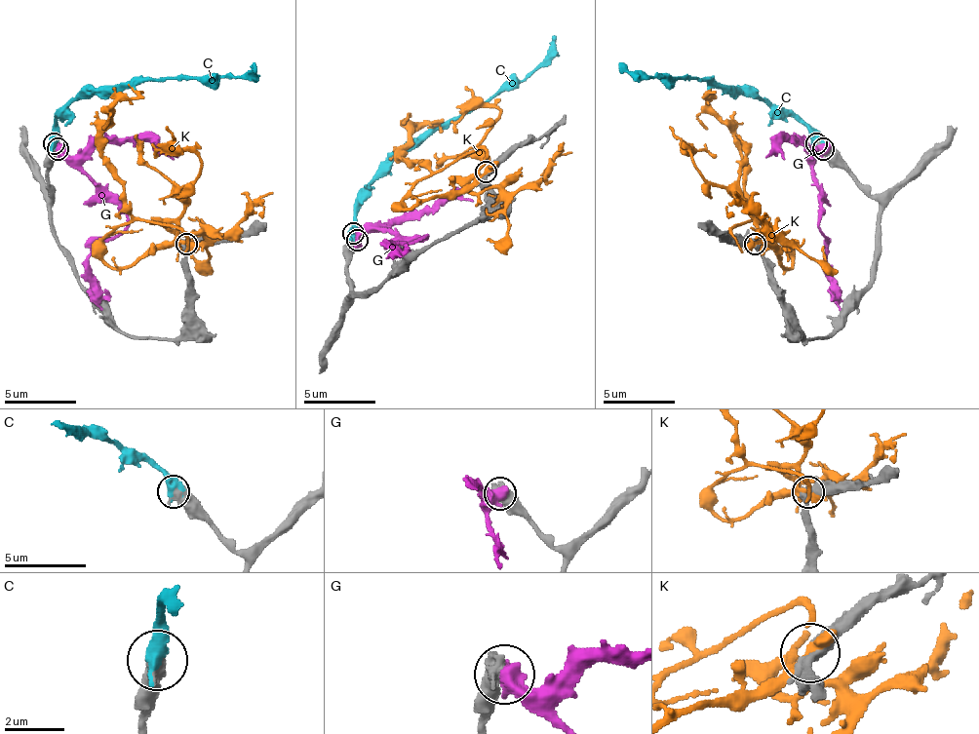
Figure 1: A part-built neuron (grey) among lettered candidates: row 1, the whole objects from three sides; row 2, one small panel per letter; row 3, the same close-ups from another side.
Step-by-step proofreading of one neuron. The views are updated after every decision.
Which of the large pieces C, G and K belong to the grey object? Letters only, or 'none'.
C

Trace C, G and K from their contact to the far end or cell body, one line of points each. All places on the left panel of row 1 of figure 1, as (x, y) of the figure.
C: (55, 142), (55, 121), (76, 99), (101, 96), (140, 82), (241, 78), (255, 63)
G: (58, 149), (80, 168), (127, 217), (116, 236), (87, 260), (87, 279), (101, 311)
K: (187, 243), (163, 243), (123, 268), (101, 257), (101, 243), (130, 214), (101, 128), (116, 106), (144, 93)

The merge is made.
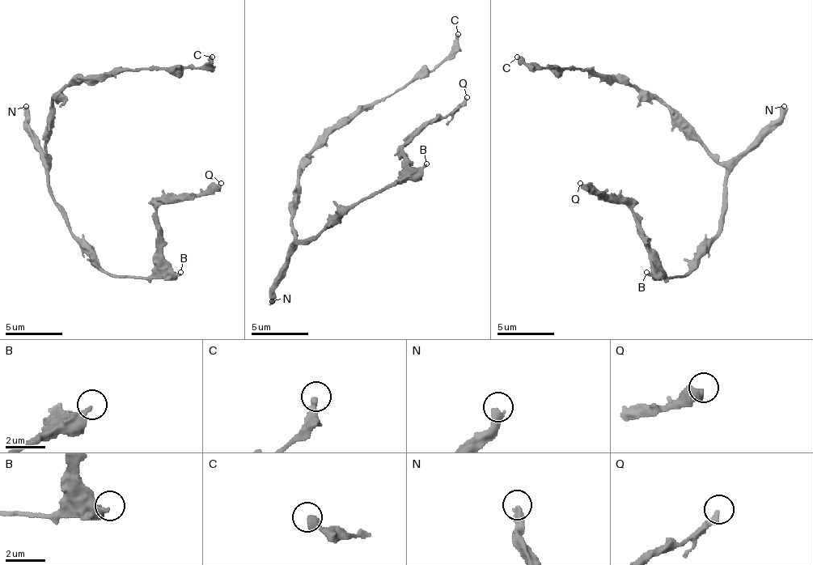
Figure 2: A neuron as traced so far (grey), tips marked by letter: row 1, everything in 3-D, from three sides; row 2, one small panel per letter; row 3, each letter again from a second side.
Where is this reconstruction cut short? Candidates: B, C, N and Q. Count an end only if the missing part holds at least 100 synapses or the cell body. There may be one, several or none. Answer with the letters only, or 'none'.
N

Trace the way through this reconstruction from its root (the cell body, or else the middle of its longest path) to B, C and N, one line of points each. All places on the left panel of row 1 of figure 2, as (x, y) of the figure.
B: (48, 180), (48, 194), (65, 220), (72, 238), (106, 272), (134, 278), (175, 278), (180, 272)
C: (48, 180), (46, 117), (52, 103), (69, 86), (95, 82), (120, 71), (141, 69), (201, 69), (212, 57)
N: (48, 180), (48, 160), (43, 155), (37, 134), (28, 125), (28, 108), (26, 106)

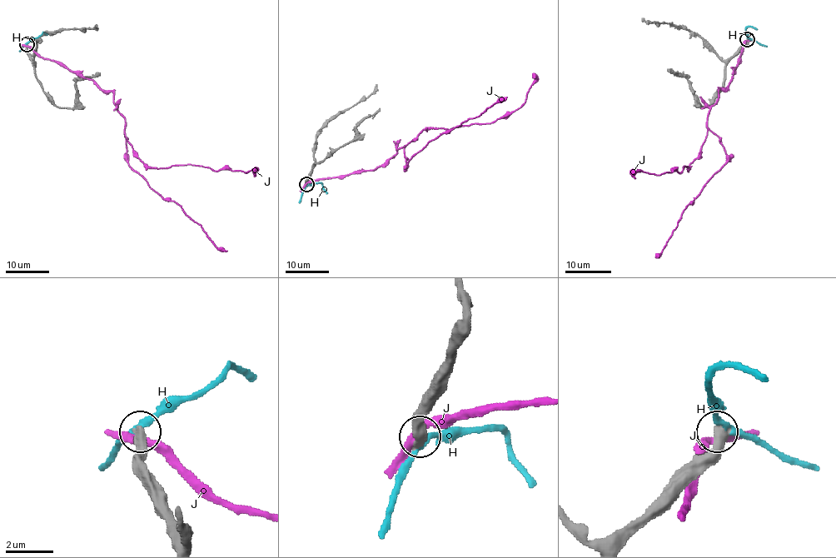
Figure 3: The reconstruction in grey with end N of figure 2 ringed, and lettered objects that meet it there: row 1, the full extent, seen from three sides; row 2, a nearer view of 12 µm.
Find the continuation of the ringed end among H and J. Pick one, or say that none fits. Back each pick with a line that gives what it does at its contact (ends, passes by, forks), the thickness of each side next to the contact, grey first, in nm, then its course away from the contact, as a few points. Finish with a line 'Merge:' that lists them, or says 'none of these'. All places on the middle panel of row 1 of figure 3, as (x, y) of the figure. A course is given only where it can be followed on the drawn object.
Merge: none of these

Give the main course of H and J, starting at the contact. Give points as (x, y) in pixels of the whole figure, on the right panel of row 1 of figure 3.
H: (748, 39), (746, 30), (749, 26), (757, 30)
J: (748, 41), (707, 119), (726, 162), (687, 206), (655, 256)

